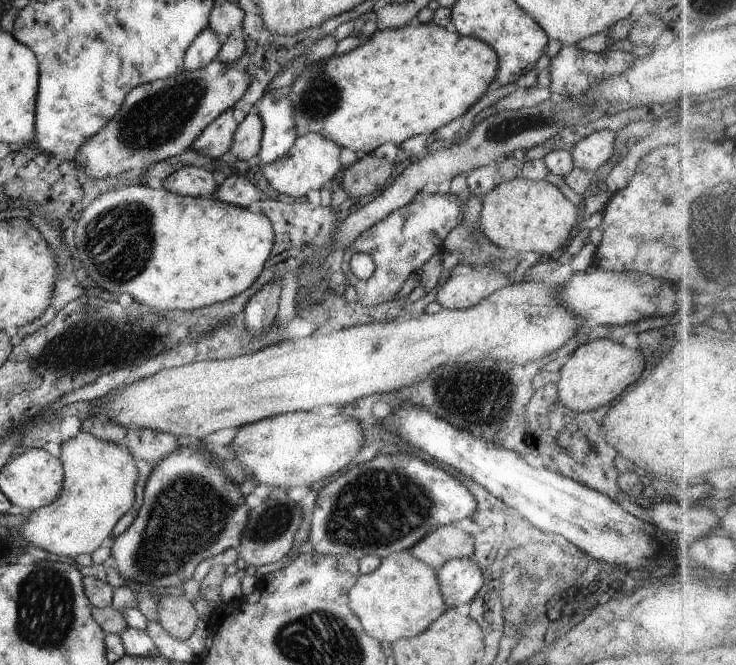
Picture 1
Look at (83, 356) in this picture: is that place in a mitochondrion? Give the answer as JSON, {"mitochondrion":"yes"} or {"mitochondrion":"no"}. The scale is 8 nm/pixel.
{"mitochondrion":"yes"}

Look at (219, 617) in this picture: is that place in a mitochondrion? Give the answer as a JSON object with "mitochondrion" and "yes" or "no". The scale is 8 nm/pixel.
{"mitochondrion":"no"}

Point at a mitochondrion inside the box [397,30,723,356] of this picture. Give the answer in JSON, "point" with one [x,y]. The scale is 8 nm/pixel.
{"point":[502,130]}

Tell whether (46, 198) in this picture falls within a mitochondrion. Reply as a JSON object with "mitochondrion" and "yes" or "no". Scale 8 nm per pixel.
{"mitochondrion":"no"}

